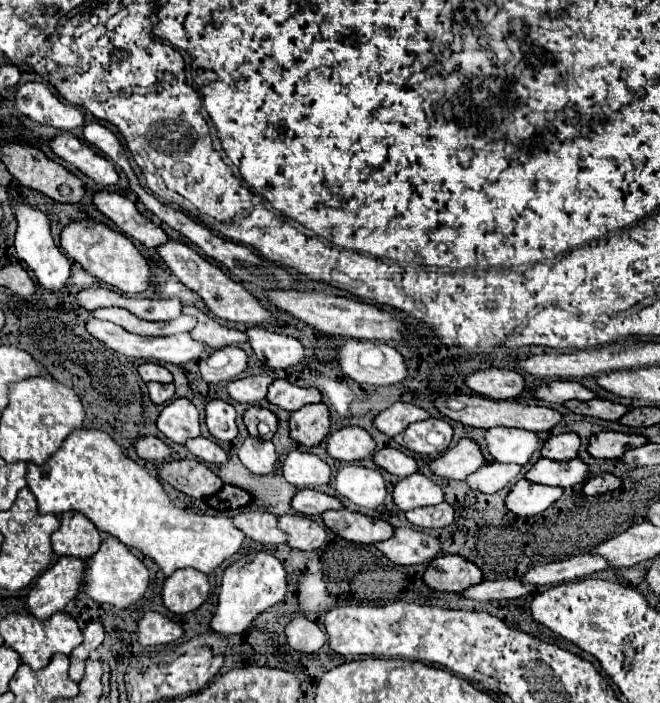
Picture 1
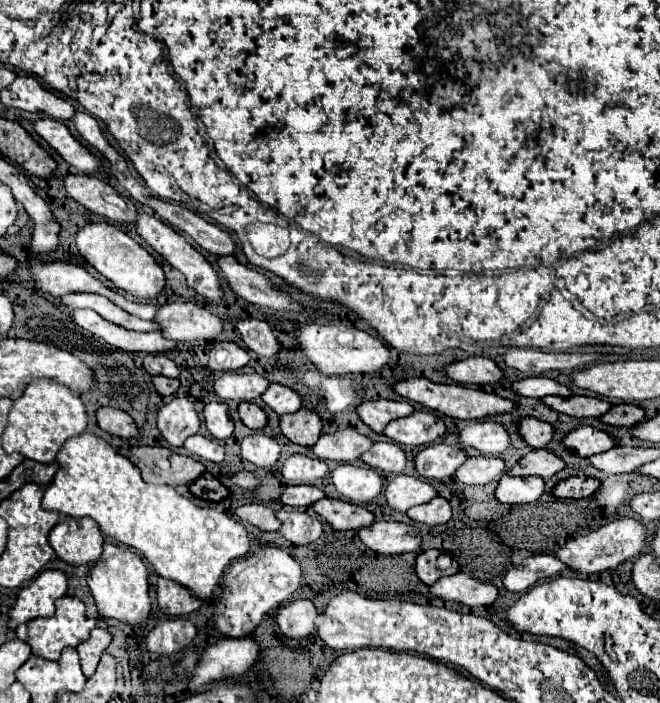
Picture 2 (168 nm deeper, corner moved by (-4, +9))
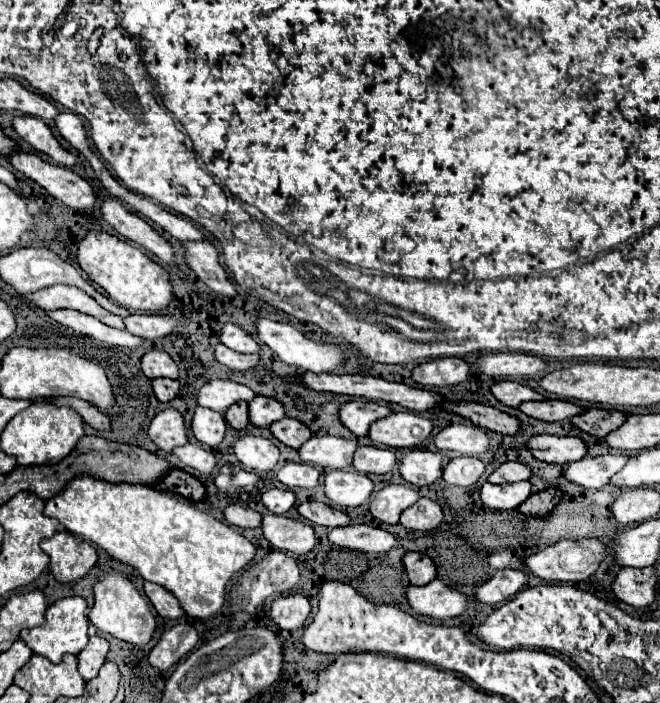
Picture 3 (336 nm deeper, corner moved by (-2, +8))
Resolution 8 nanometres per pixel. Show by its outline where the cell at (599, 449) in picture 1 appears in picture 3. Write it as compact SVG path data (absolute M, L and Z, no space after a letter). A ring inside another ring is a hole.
M532 436L528 438L526 448L536 460L548 464L570 464L586 454L586 444L574 436Z

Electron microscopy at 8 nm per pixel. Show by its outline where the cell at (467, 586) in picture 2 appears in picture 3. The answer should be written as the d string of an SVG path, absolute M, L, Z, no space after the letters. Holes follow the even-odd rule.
M432 580L426 586L408 586L406 598L416 614L440 622L460 616L468 604L468 598L462 592L452 590L440 580Z

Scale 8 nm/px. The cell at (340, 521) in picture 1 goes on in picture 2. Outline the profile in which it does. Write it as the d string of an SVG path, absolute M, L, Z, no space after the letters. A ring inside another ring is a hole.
M322 499L314 505L314 511L324 517L334 529L362 529L362 527L370 527L376 517L360 507L360 505L354 505L354 503L348 503L348 501L340 501L340 499Z

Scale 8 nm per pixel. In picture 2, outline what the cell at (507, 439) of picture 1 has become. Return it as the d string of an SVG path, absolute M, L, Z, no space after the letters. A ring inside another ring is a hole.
M476 421L460 431L460 441L484 455L500 455L510 447L510 433L502 423Z

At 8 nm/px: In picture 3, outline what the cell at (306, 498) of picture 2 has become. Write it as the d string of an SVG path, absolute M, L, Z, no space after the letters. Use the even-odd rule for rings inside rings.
M272 488L262 494L262 504L272 512L272 514L284 514L294 506L296 496L290 490L284 488Z

